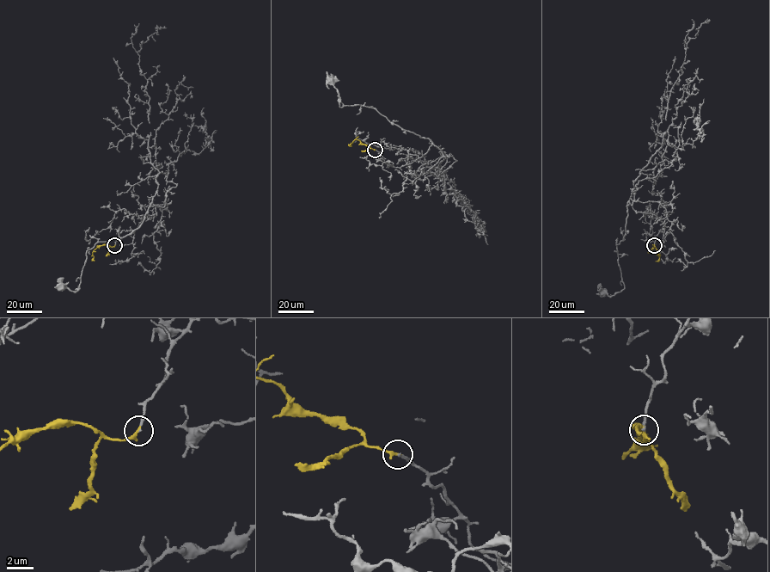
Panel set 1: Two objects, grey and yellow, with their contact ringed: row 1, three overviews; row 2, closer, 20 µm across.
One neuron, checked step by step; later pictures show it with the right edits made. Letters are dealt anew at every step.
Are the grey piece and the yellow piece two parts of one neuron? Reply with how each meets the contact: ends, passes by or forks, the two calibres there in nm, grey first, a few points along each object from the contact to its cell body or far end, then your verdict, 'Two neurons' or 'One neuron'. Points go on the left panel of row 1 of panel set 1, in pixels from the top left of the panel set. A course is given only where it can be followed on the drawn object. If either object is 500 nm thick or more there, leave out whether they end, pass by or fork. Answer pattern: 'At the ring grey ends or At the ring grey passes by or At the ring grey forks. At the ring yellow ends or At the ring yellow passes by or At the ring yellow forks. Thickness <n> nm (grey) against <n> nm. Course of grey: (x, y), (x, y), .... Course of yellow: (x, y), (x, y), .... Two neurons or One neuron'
At the ring grey ends. At the ring yellow ends. Thickness 160 nm (grey) against 240 nm. Course of grey: (114, 245), (121, 230), (134, 230), (155, 213), (155, 206), (138, 227), (87, 250), (76, 291), (61, 286). Course of yellow: (114, 245), (100, 245), (92, 253), (94, 261). One neuron

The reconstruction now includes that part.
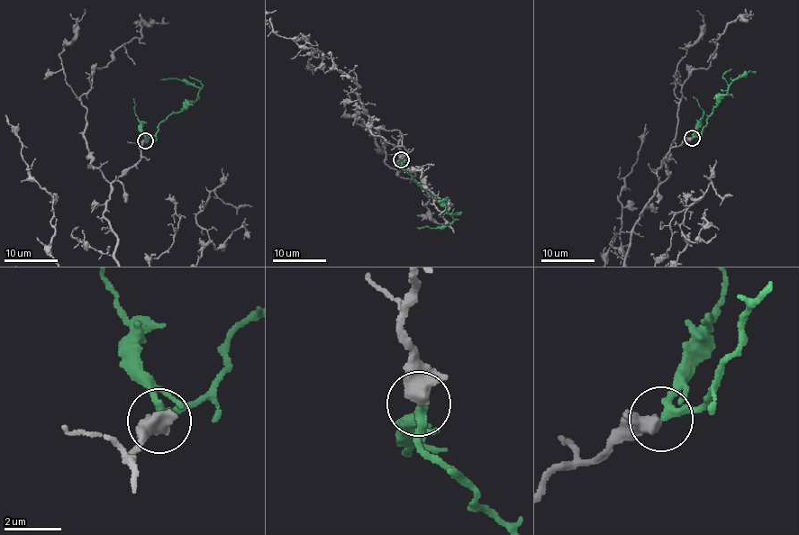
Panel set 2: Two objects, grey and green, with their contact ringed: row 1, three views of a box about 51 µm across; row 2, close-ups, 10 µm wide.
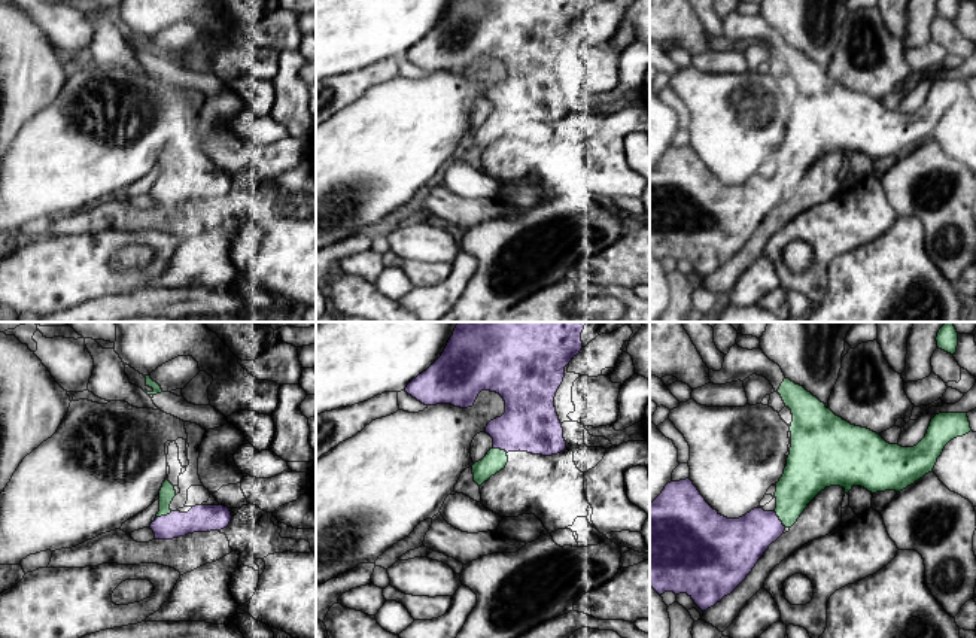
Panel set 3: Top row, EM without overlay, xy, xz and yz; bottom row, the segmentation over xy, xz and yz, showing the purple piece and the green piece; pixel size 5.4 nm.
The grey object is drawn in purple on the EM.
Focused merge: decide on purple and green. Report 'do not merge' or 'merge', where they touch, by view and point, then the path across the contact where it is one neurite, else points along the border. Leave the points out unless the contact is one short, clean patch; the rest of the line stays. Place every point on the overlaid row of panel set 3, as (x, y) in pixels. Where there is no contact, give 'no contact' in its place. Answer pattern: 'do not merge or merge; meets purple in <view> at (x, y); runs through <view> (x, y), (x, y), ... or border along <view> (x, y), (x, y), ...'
merge; meets purple in xy at (163, 516); runs through xy (201, 518), (163, 516), (167, 492)

